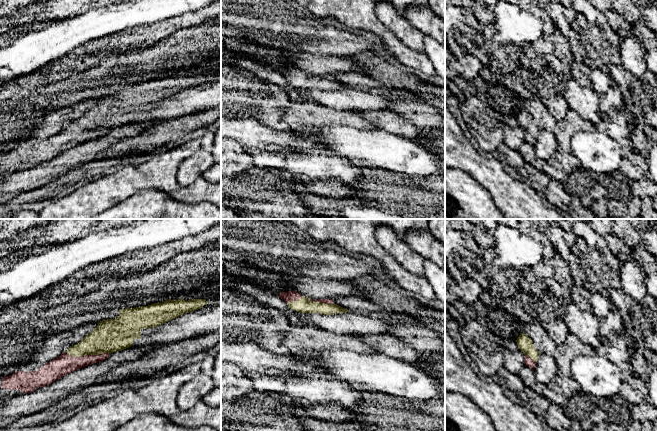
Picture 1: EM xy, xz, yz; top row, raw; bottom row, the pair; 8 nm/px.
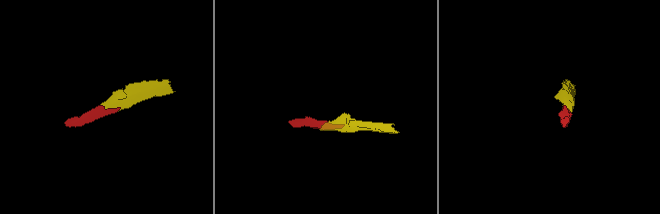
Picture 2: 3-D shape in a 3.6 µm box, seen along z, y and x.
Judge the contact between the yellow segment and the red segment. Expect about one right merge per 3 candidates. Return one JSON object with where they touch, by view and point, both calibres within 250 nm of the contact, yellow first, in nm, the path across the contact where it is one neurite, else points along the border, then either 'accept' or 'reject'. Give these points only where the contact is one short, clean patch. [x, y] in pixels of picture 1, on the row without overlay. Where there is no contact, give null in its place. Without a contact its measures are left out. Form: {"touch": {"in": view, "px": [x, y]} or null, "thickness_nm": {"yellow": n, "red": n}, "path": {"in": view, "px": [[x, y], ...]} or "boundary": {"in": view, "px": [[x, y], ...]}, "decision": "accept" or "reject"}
{"touch": {"in": "xy", "px": [86, 130]}, "thickness_nm": {"yellow": 260, "red": 160}, "path": {"in": "xy", "px": [[110, 111], [86, 130], [79, 131], [64, 140]]}, "decision": "accept"}

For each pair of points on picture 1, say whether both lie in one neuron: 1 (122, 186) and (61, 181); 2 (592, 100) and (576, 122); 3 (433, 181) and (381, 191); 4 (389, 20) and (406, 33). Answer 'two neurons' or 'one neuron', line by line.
1: two neurons
2: two neurons
3: one neuron
4: one neuron

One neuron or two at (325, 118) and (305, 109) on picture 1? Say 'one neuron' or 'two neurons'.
one neuron

